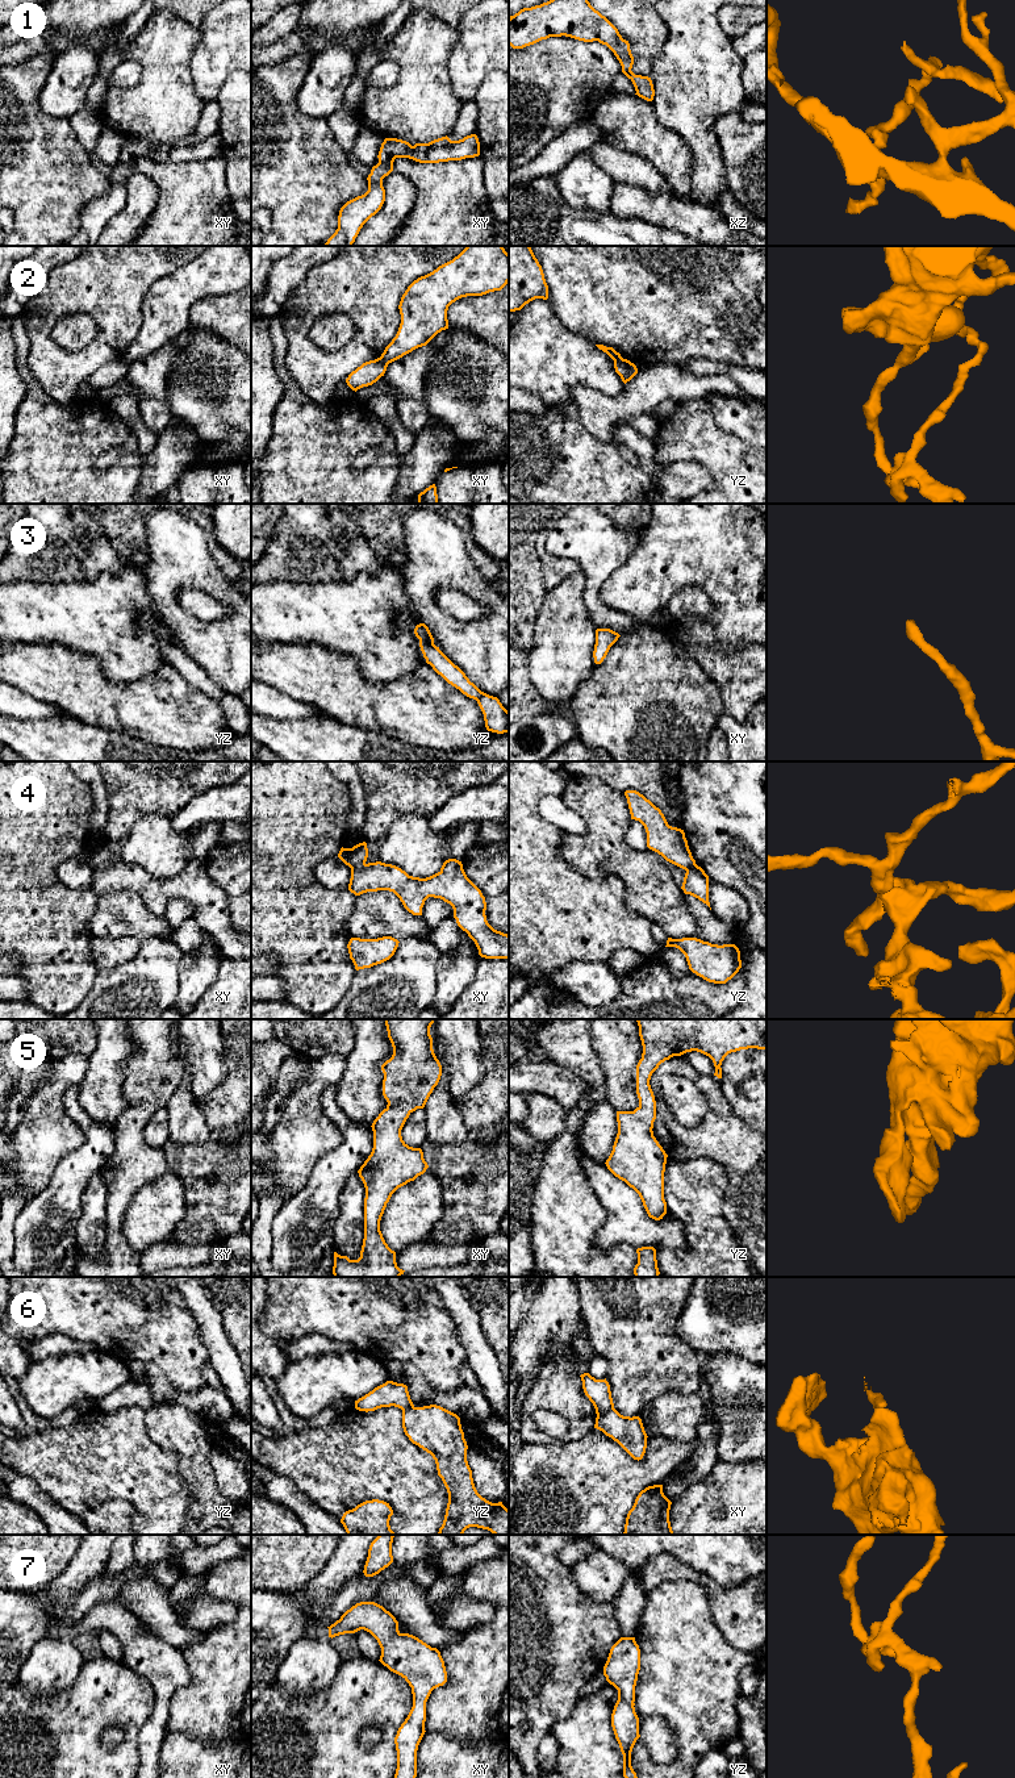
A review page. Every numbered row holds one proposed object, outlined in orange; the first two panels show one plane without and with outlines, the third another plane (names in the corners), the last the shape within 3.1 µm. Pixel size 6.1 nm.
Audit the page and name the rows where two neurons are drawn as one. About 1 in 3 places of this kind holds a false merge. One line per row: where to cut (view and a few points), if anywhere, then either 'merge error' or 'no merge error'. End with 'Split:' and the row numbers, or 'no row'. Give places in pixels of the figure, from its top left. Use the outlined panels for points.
1: cut none; no merge error
2: cut yz (622, 358), (614, 362); merge error
3: cut none; no merge error
4: cut xy (364, 863), (351, 871); merge error
5: cut none; no merge error
6: cut xy (613, 1406), (597, 1415); merge error
7: cut none; no merge error
Split: 2, 4, 6

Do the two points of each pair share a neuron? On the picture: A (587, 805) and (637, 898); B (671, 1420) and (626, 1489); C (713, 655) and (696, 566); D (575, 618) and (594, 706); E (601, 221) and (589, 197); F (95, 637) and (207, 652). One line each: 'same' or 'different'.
A: same
B: different
C: different
D: different
E: different
F: different

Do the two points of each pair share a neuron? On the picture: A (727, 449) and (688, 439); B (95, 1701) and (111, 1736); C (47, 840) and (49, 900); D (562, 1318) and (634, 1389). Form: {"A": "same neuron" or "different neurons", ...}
{"A": "same neuron", "B": "different neurons", "C": "same neuron", "D": "different neurons"}

